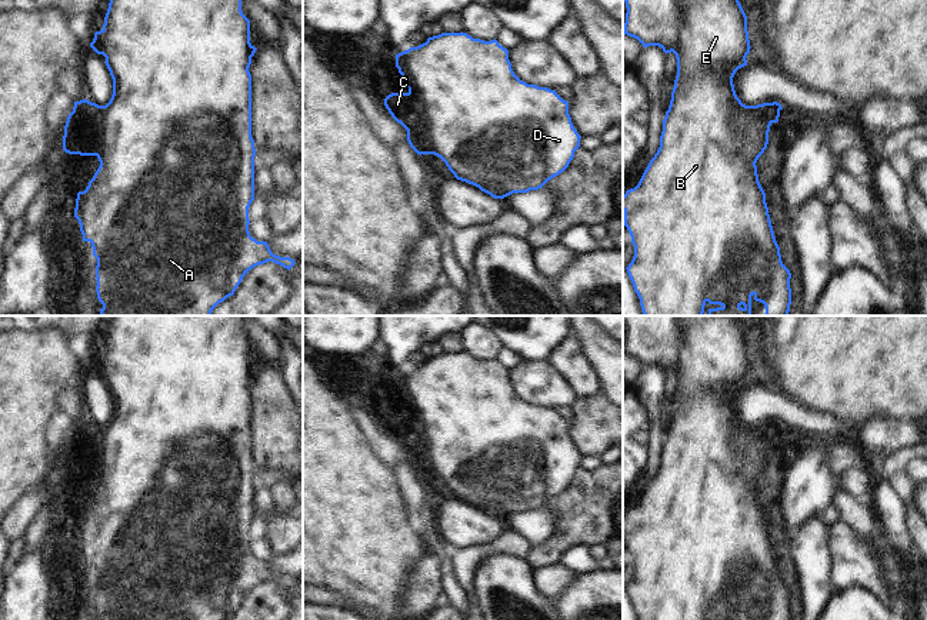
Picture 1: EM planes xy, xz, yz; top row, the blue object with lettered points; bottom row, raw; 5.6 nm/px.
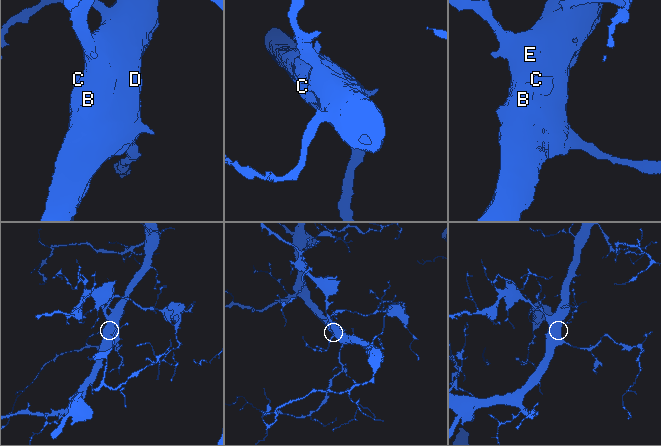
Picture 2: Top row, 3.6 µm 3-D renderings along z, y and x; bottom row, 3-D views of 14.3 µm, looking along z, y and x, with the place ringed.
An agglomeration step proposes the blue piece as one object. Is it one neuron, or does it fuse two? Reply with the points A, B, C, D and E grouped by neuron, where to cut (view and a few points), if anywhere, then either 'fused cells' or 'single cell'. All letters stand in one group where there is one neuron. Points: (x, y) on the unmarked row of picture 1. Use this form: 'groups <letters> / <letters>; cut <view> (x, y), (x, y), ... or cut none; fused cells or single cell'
groups A B C D E; cut none; single cell

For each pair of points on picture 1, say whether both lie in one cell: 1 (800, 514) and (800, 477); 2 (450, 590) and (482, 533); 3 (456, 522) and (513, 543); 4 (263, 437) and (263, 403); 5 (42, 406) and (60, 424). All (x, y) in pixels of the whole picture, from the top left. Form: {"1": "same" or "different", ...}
{"1": "same", "2": "different", "3": "different", "4": "same", "5": "different"}

